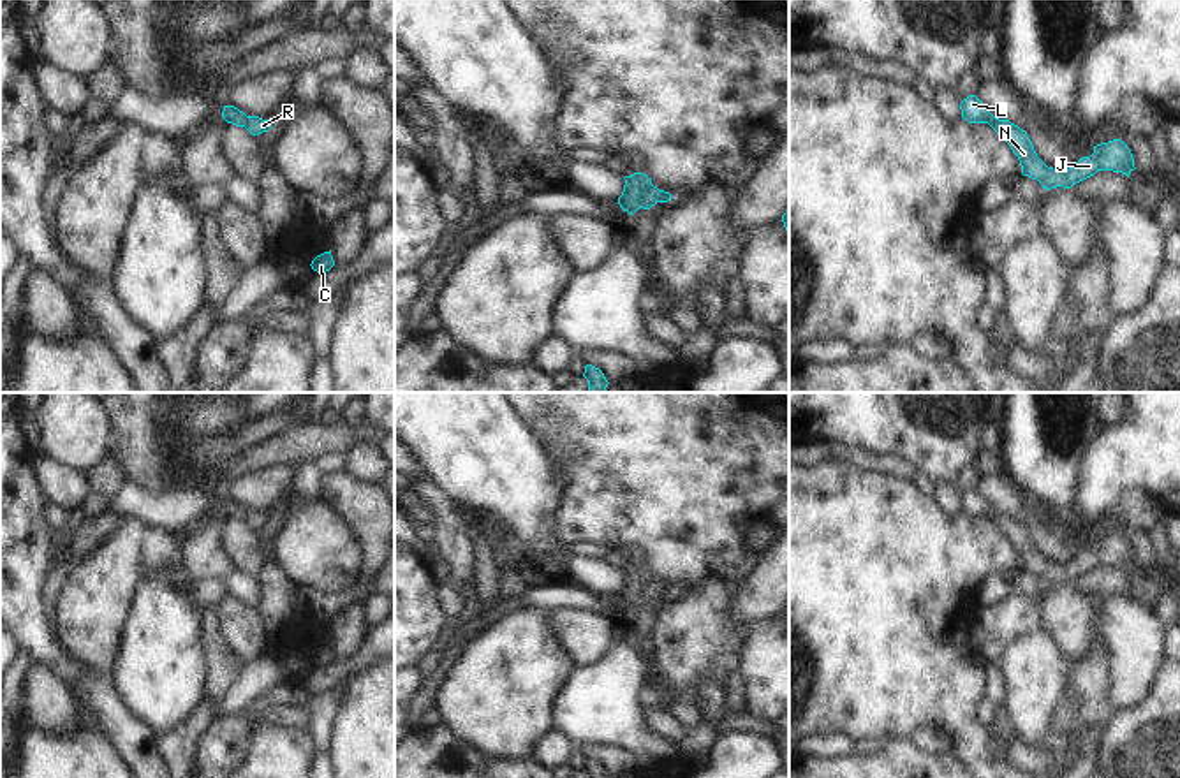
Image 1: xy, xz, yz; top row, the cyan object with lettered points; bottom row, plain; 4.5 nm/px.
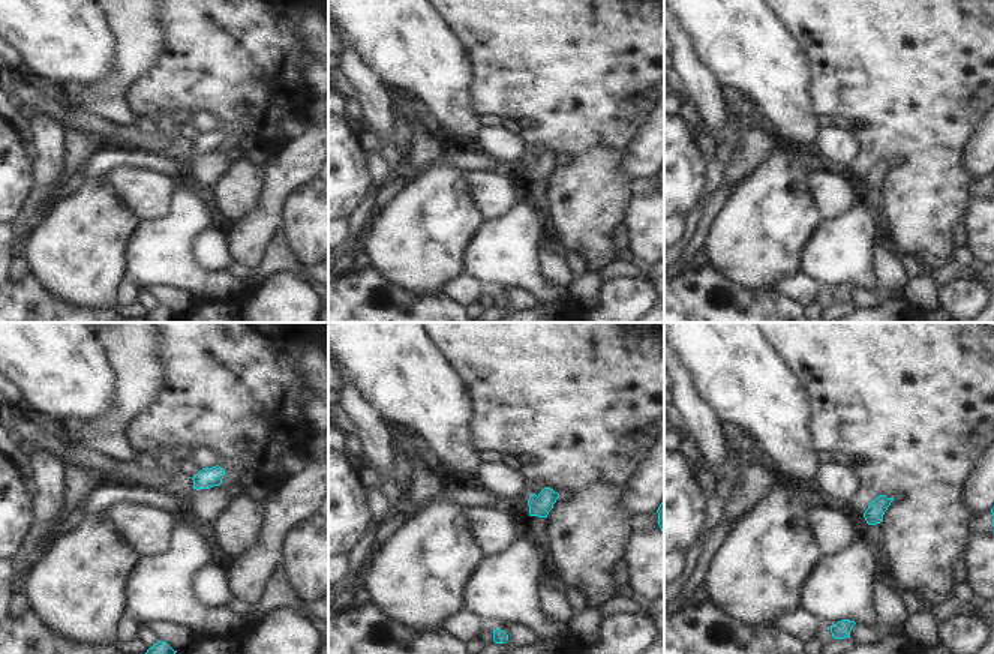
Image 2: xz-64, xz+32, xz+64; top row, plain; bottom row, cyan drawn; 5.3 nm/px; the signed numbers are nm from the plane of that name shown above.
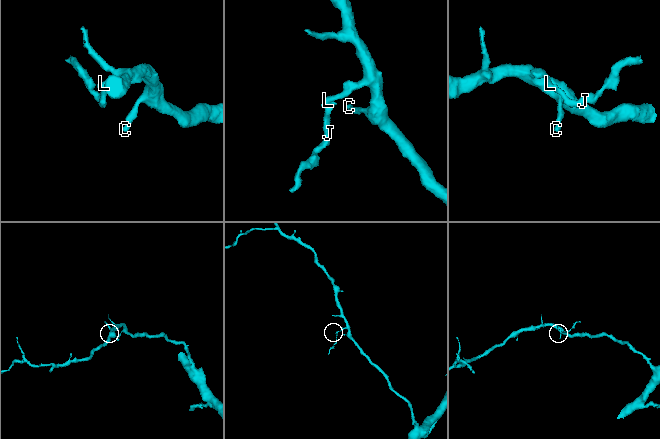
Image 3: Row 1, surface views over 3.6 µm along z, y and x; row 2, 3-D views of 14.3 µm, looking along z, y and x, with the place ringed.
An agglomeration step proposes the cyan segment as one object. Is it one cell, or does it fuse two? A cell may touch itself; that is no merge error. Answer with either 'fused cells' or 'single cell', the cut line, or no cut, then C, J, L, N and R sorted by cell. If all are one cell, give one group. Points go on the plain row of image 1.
fused cells | xz (652, 579), (640, 601) | C L / J N R

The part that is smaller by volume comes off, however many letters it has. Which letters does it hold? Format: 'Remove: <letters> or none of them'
Remove: J, N, R

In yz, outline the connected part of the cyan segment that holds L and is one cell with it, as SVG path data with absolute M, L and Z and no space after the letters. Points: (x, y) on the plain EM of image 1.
M976 489L963 493L960 503L962 512L969 517L986 517L990 512L993 512L988 502Z

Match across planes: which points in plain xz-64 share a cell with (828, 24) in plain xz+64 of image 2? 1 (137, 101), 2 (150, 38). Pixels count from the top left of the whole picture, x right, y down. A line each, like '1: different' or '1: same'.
1: same
2: different

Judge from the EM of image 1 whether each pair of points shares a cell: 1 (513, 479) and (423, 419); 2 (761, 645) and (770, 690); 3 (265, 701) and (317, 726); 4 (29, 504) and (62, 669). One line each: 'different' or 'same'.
1: same
2: same
3: same
4: same

